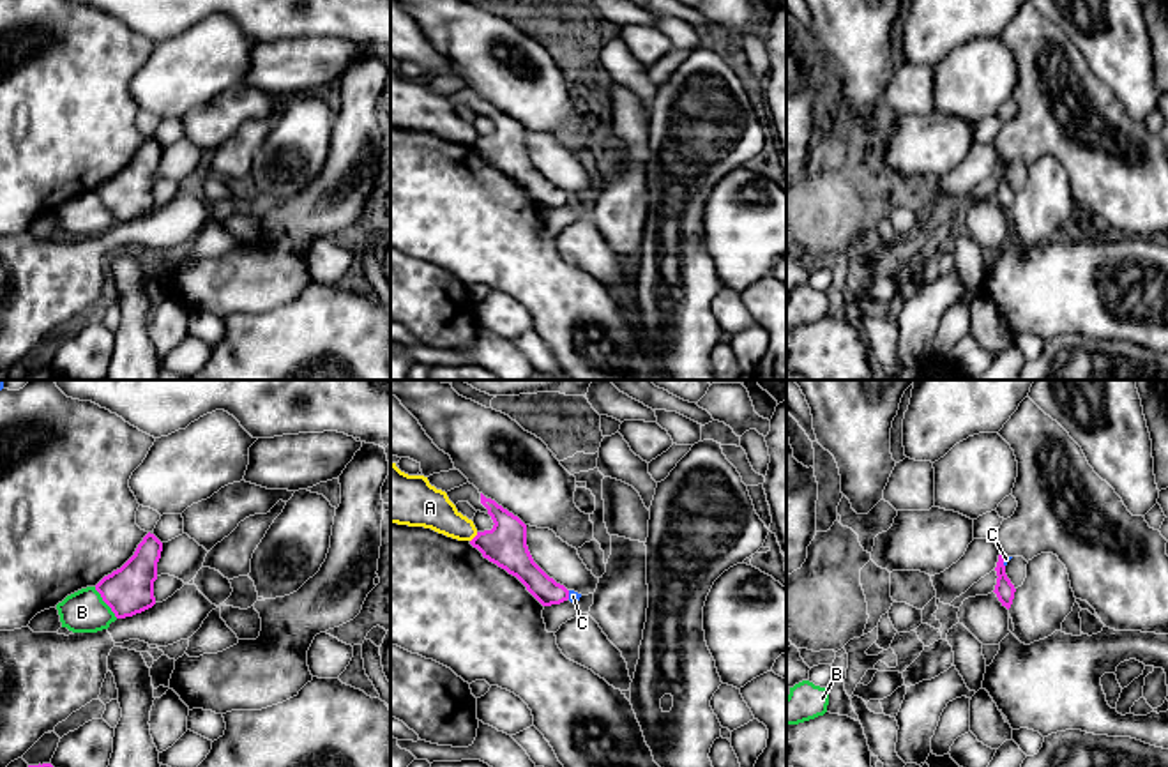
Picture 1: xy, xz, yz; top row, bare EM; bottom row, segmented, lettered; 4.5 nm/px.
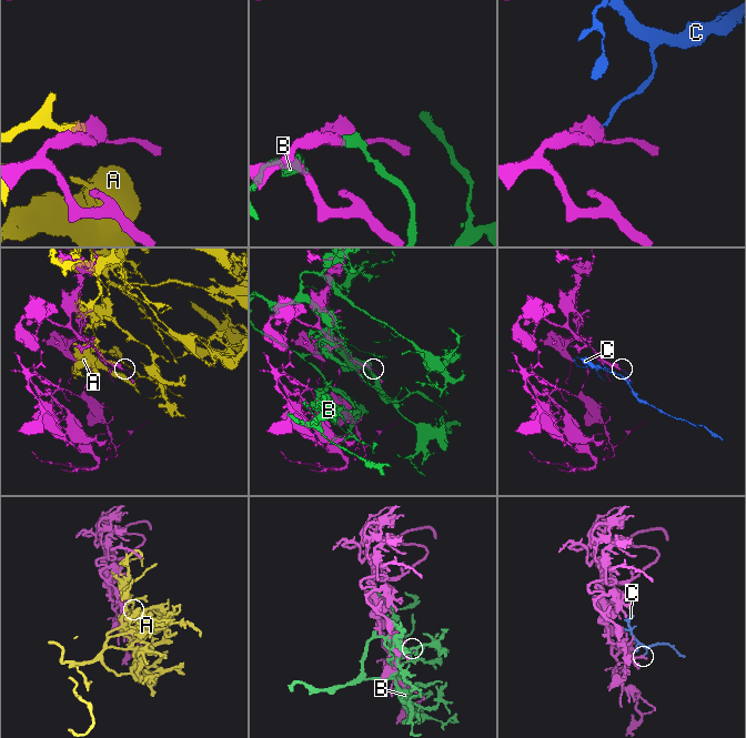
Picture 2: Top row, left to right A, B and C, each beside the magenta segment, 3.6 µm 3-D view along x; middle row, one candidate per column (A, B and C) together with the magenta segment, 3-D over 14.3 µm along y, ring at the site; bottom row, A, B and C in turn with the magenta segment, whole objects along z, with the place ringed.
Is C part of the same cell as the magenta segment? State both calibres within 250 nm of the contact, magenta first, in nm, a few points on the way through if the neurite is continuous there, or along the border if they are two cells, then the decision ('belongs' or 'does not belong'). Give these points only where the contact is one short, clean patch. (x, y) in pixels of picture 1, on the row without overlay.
90/30 nm | along yz (1002, 161), (1004, 170) | does not belong

